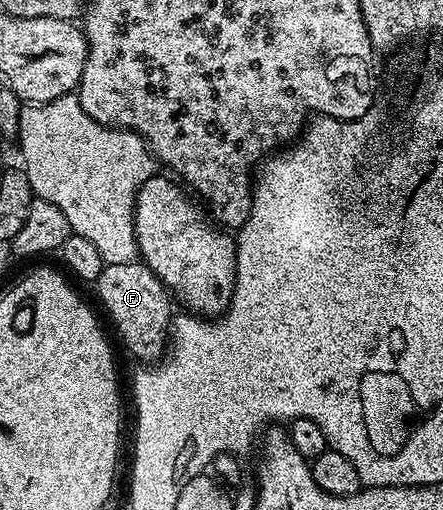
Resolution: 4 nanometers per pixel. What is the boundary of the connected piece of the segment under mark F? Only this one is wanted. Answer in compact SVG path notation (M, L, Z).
M142 260L110 262L104 265L94 283L96 294L112 321L118 337L136 358L156 360L165 353L170 338L169 291L160 278Z

